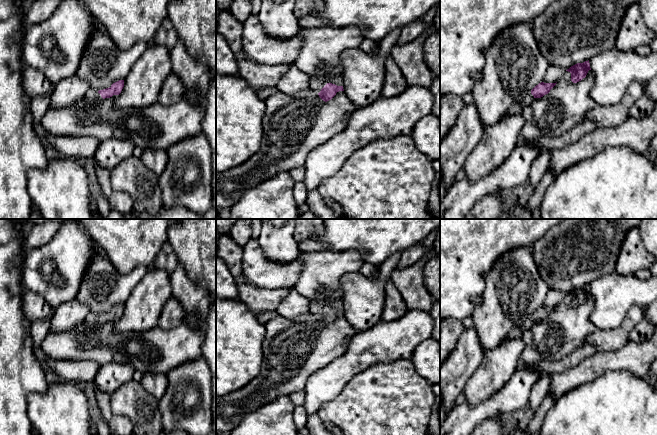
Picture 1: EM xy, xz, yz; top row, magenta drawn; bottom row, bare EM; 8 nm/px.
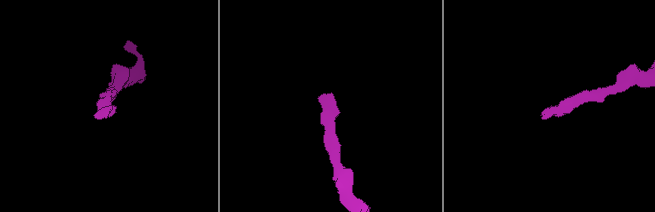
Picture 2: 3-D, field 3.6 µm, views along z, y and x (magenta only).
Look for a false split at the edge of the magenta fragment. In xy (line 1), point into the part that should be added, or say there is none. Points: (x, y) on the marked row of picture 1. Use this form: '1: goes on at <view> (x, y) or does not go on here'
1: goes on at xy (92, 95)

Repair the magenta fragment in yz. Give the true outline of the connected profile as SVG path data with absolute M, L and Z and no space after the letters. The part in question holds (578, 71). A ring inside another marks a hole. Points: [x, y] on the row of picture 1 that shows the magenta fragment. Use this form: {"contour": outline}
{"contour": "M589 60L583 63L577 63L566 71L571 73L571 81L577 83L586 77L588 71L591 70Z"}

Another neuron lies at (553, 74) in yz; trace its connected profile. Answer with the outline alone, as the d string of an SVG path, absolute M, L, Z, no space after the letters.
M549 65L546 70L546 74L545 74L545 77L542 82L556 83L563 76L563 72L564 72L564 70L562 70L561 68L553 66L553 65Z

